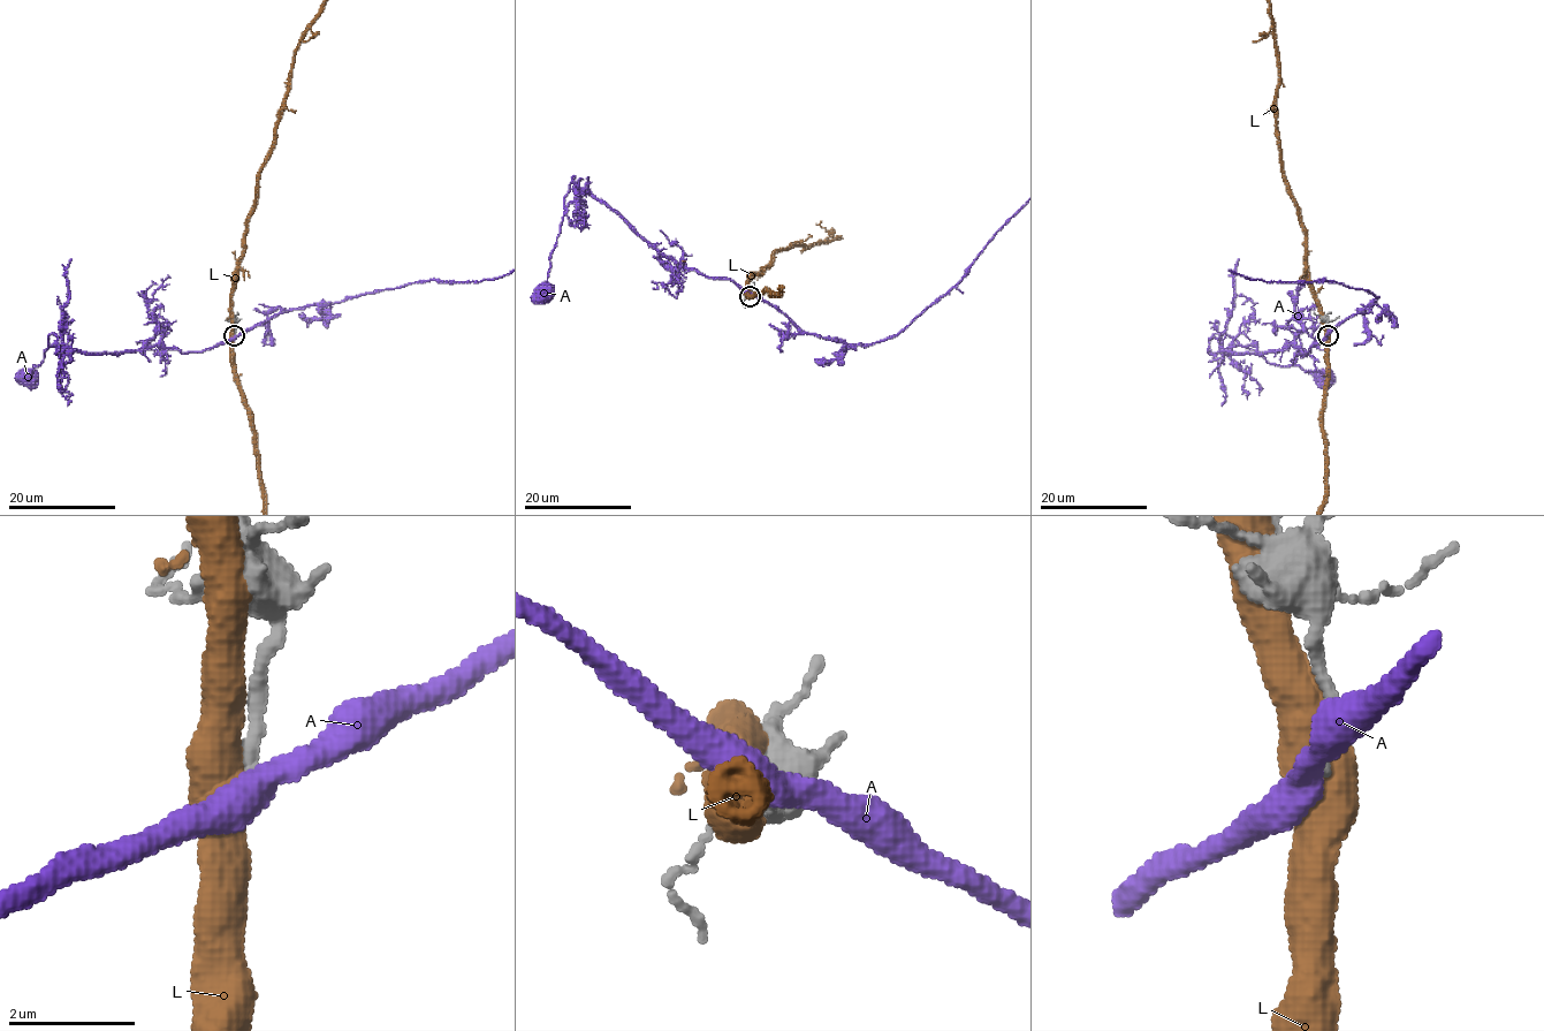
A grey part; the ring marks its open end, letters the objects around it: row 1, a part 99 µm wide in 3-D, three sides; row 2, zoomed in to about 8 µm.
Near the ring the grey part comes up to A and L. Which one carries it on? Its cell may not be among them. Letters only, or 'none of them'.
none of them

